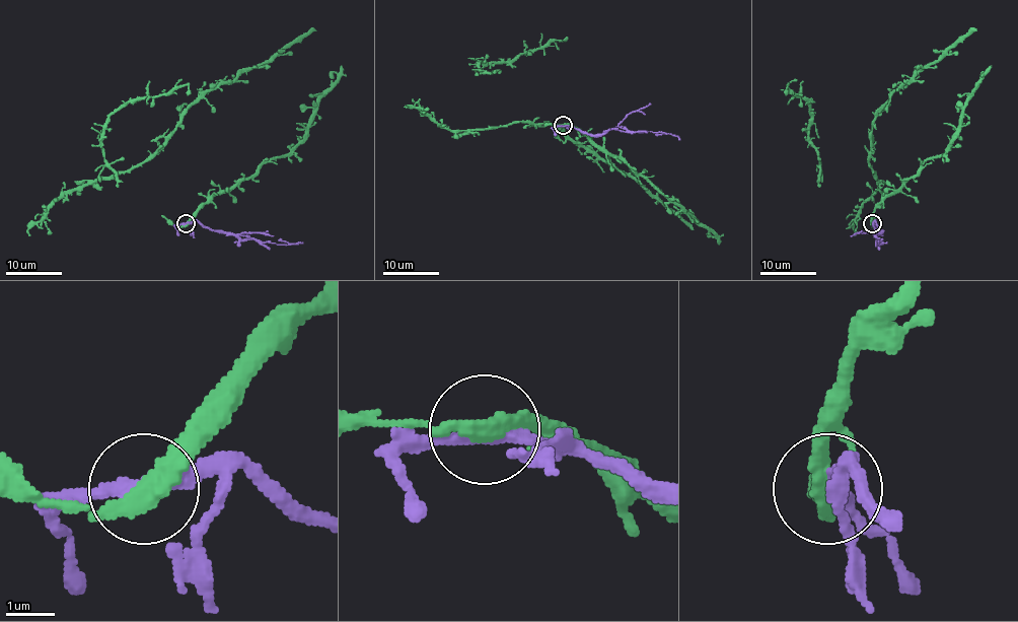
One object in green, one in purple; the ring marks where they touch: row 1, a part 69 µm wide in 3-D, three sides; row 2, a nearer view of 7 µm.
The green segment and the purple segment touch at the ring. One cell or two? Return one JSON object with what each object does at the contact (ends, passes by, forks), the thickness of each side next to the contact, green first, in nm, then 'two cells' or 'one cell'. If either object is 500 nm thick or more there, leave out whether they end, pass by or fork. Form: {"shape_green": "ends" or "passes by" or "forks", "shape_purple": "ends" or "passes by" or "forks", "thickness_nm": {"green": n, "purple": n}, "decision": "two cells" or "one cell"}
{"shape_green": "passes by", "shape_purple": "passes by", "thickness_nm": {"green": 400, "purple": 240}, "decision": "two cells"}

